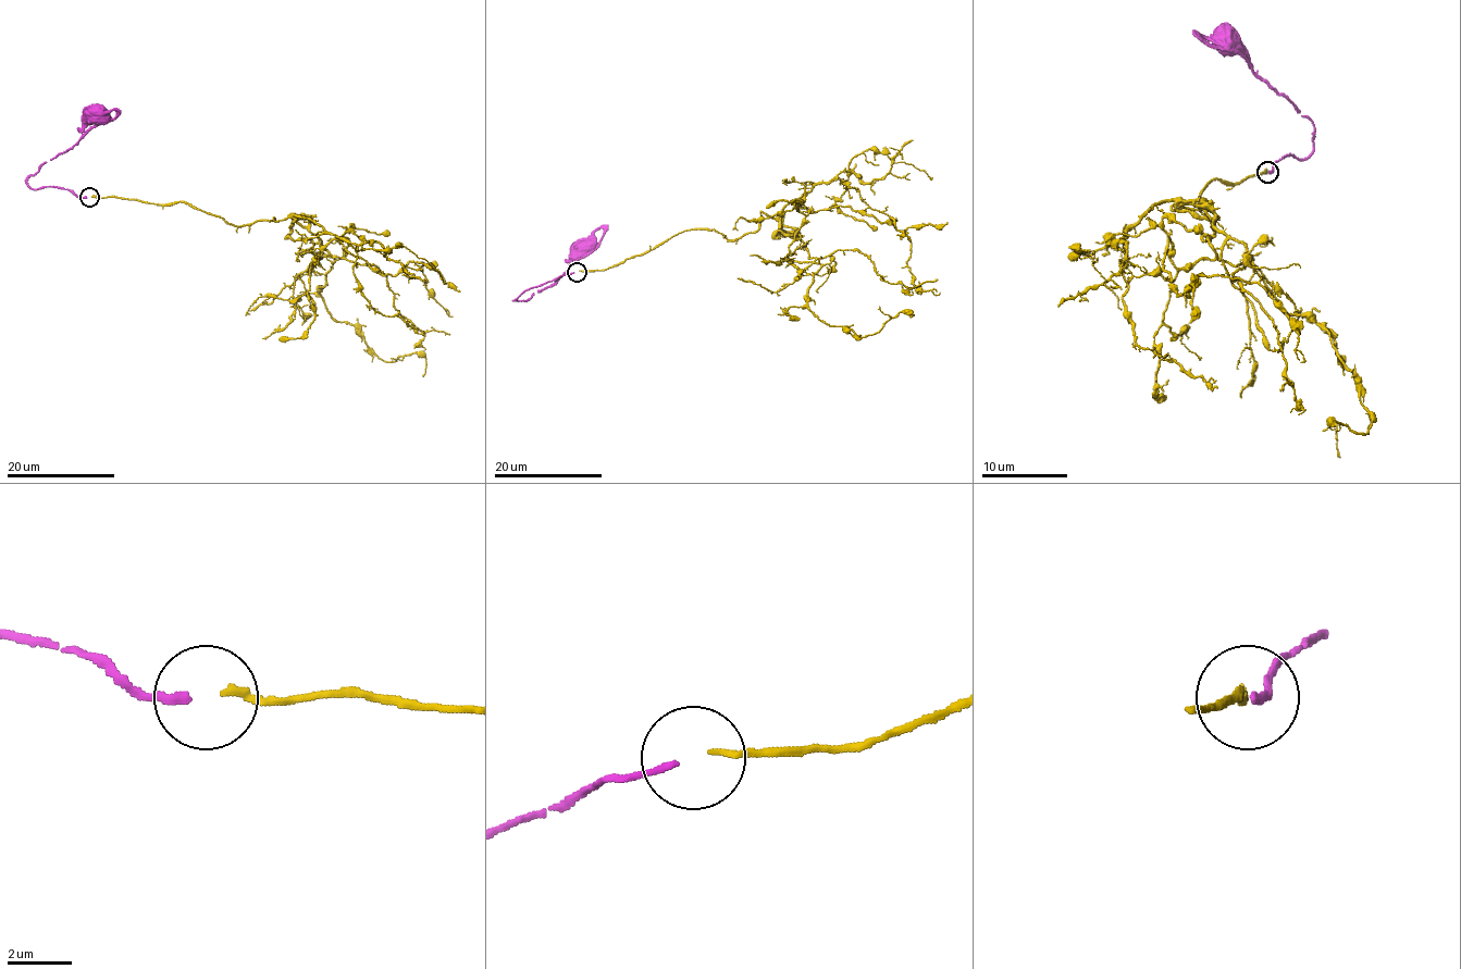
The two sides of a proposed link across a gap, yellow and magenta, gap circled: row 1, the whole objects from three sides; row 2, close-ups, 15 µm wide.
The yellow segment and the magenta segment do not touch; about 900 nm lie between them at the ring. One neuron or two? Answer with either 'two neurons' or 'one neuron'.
one neuron

